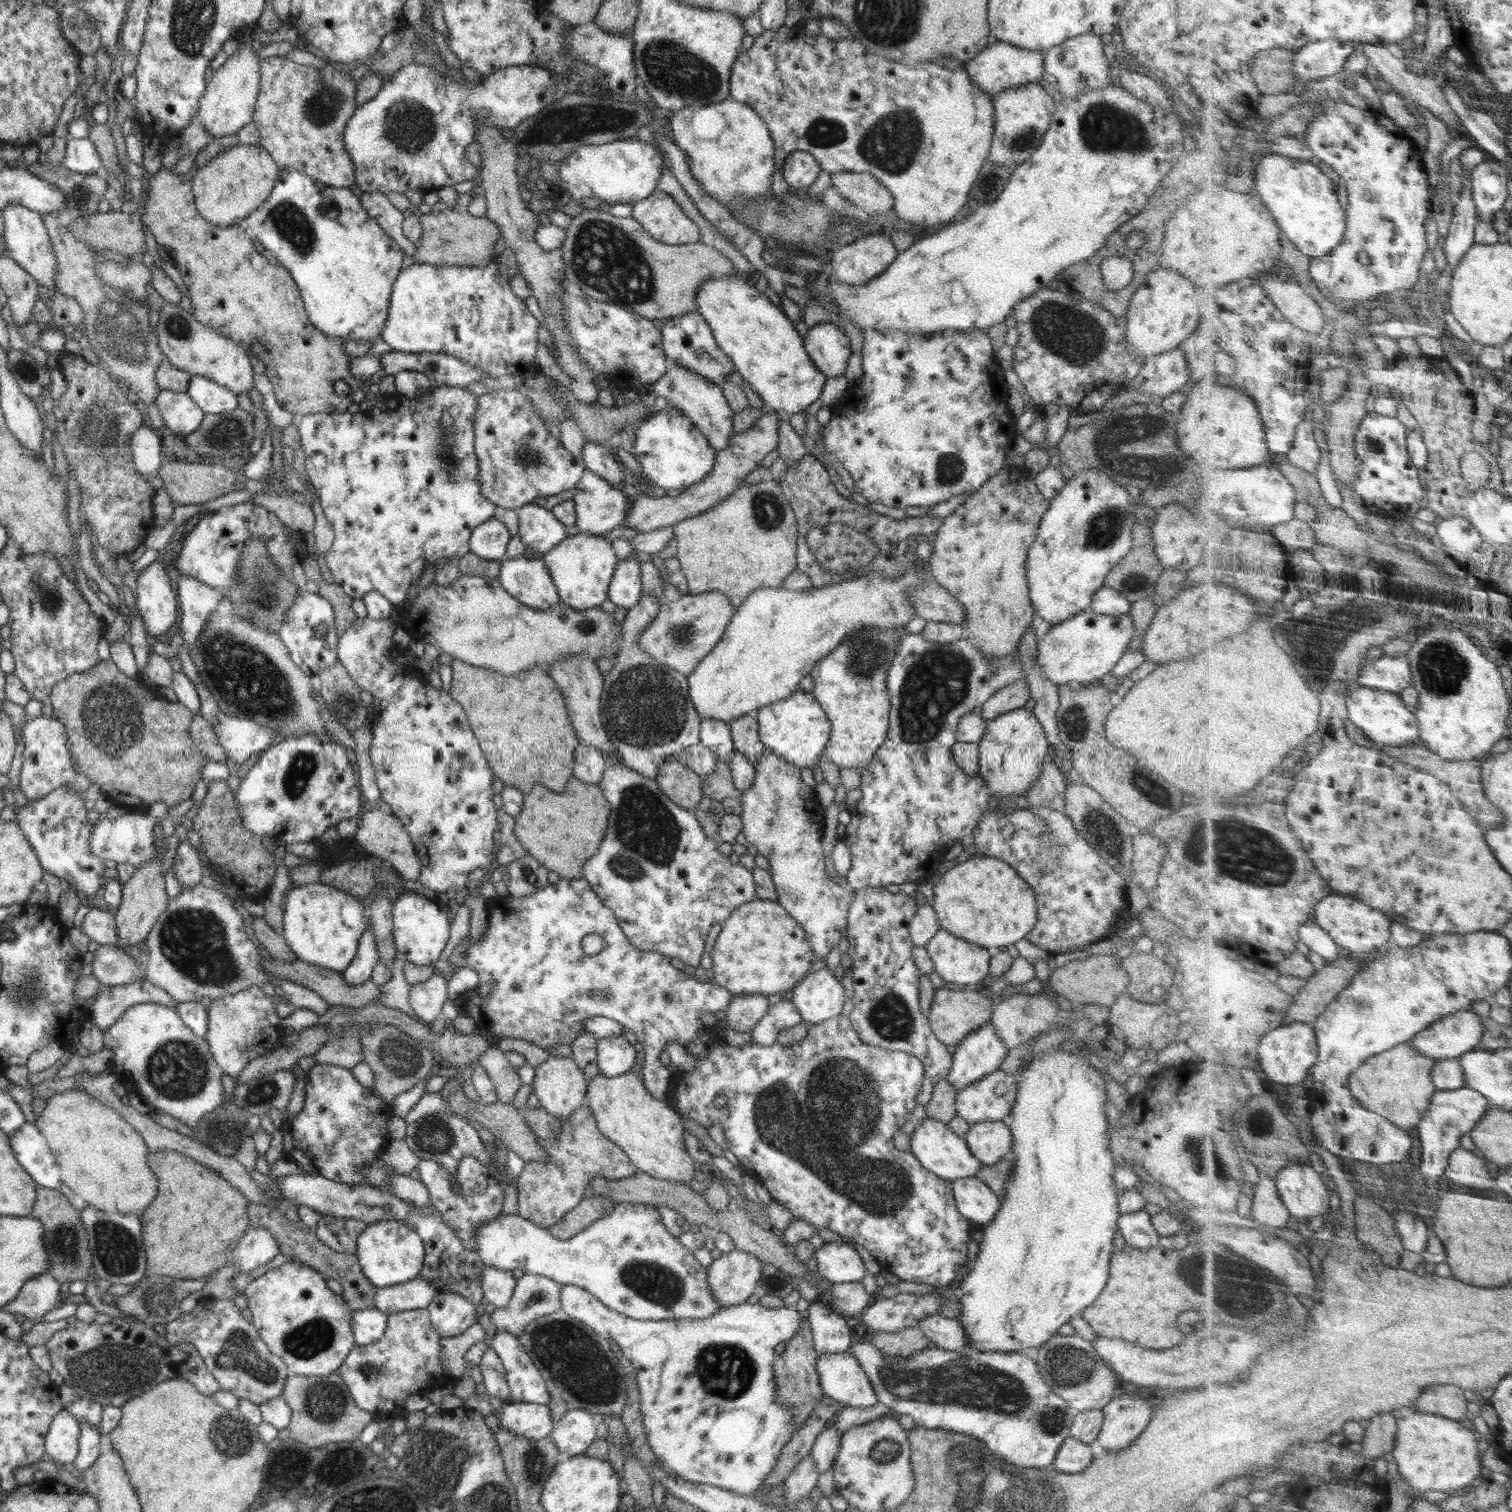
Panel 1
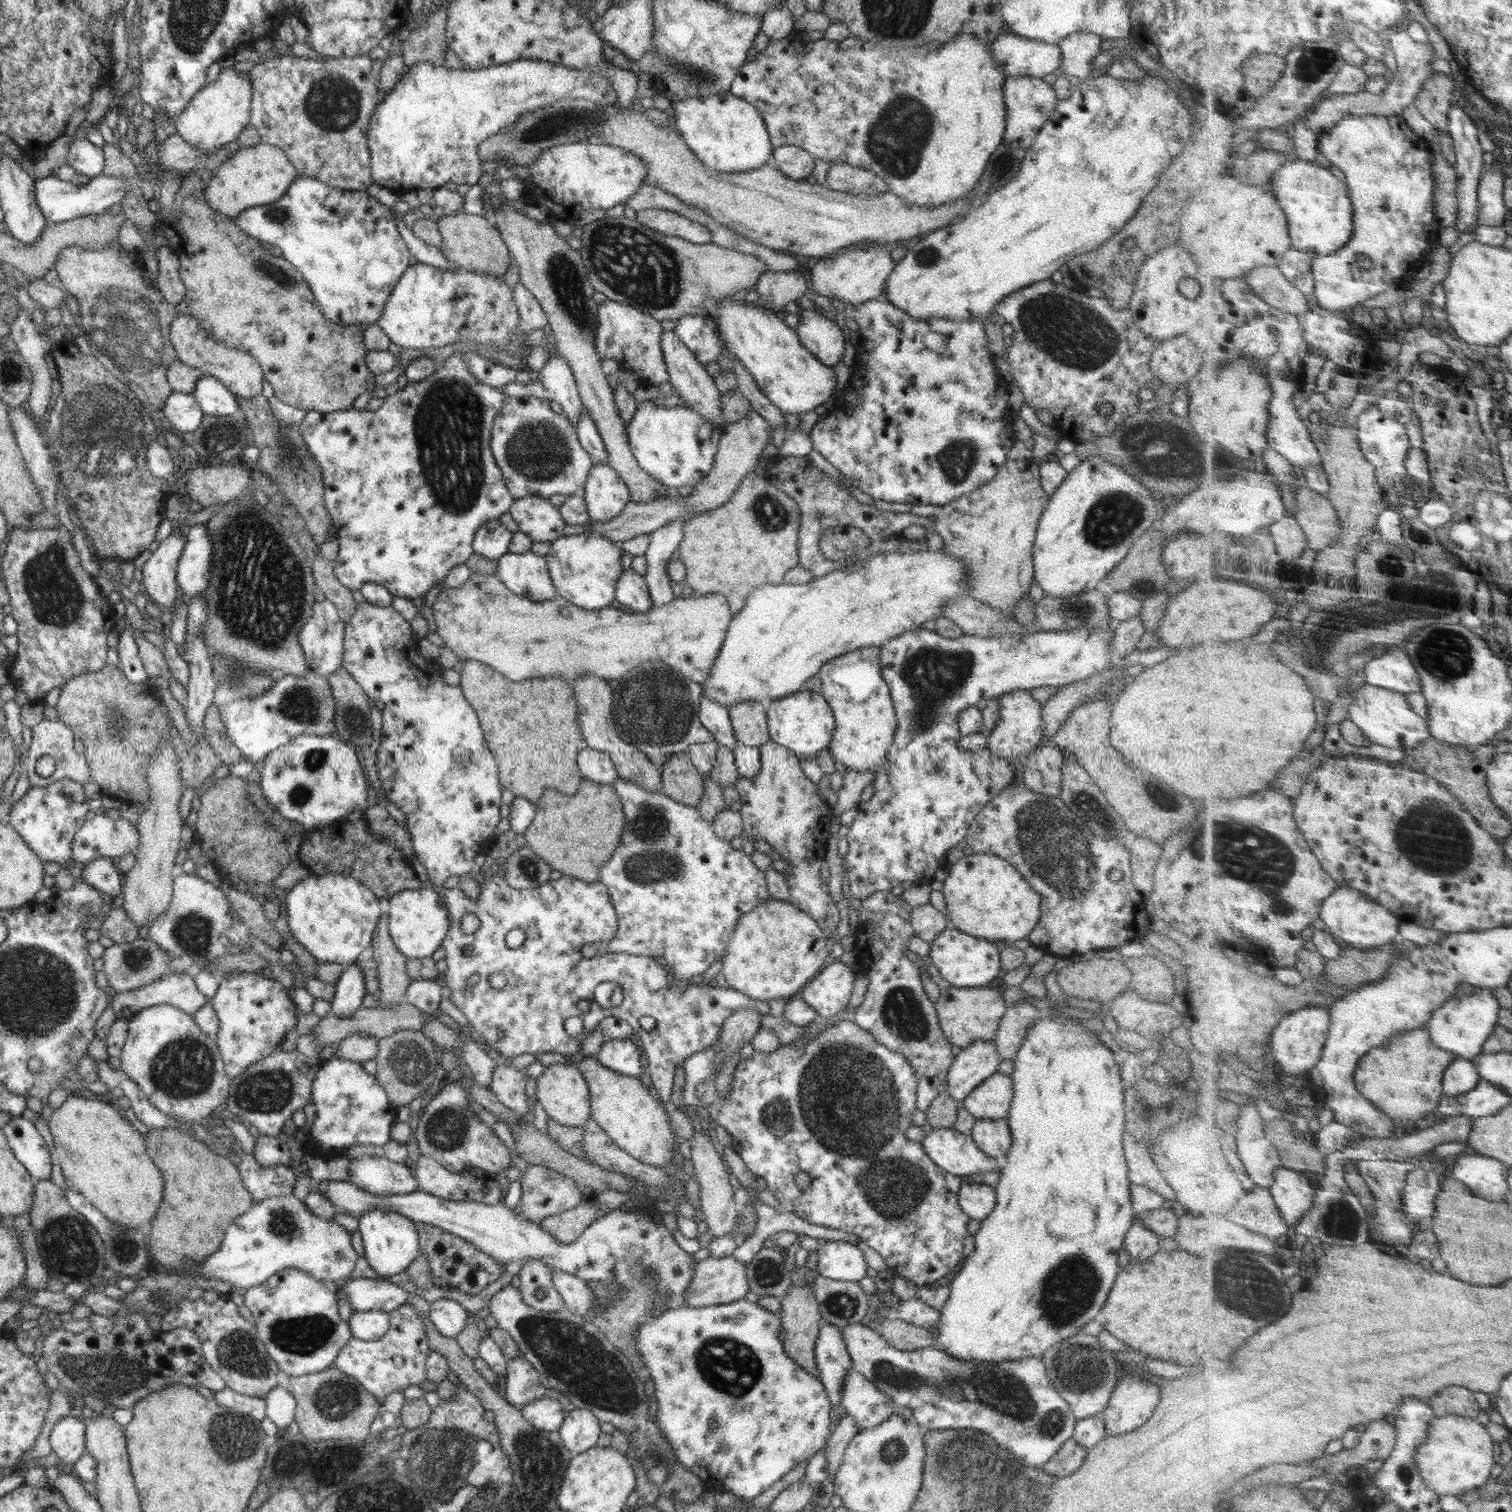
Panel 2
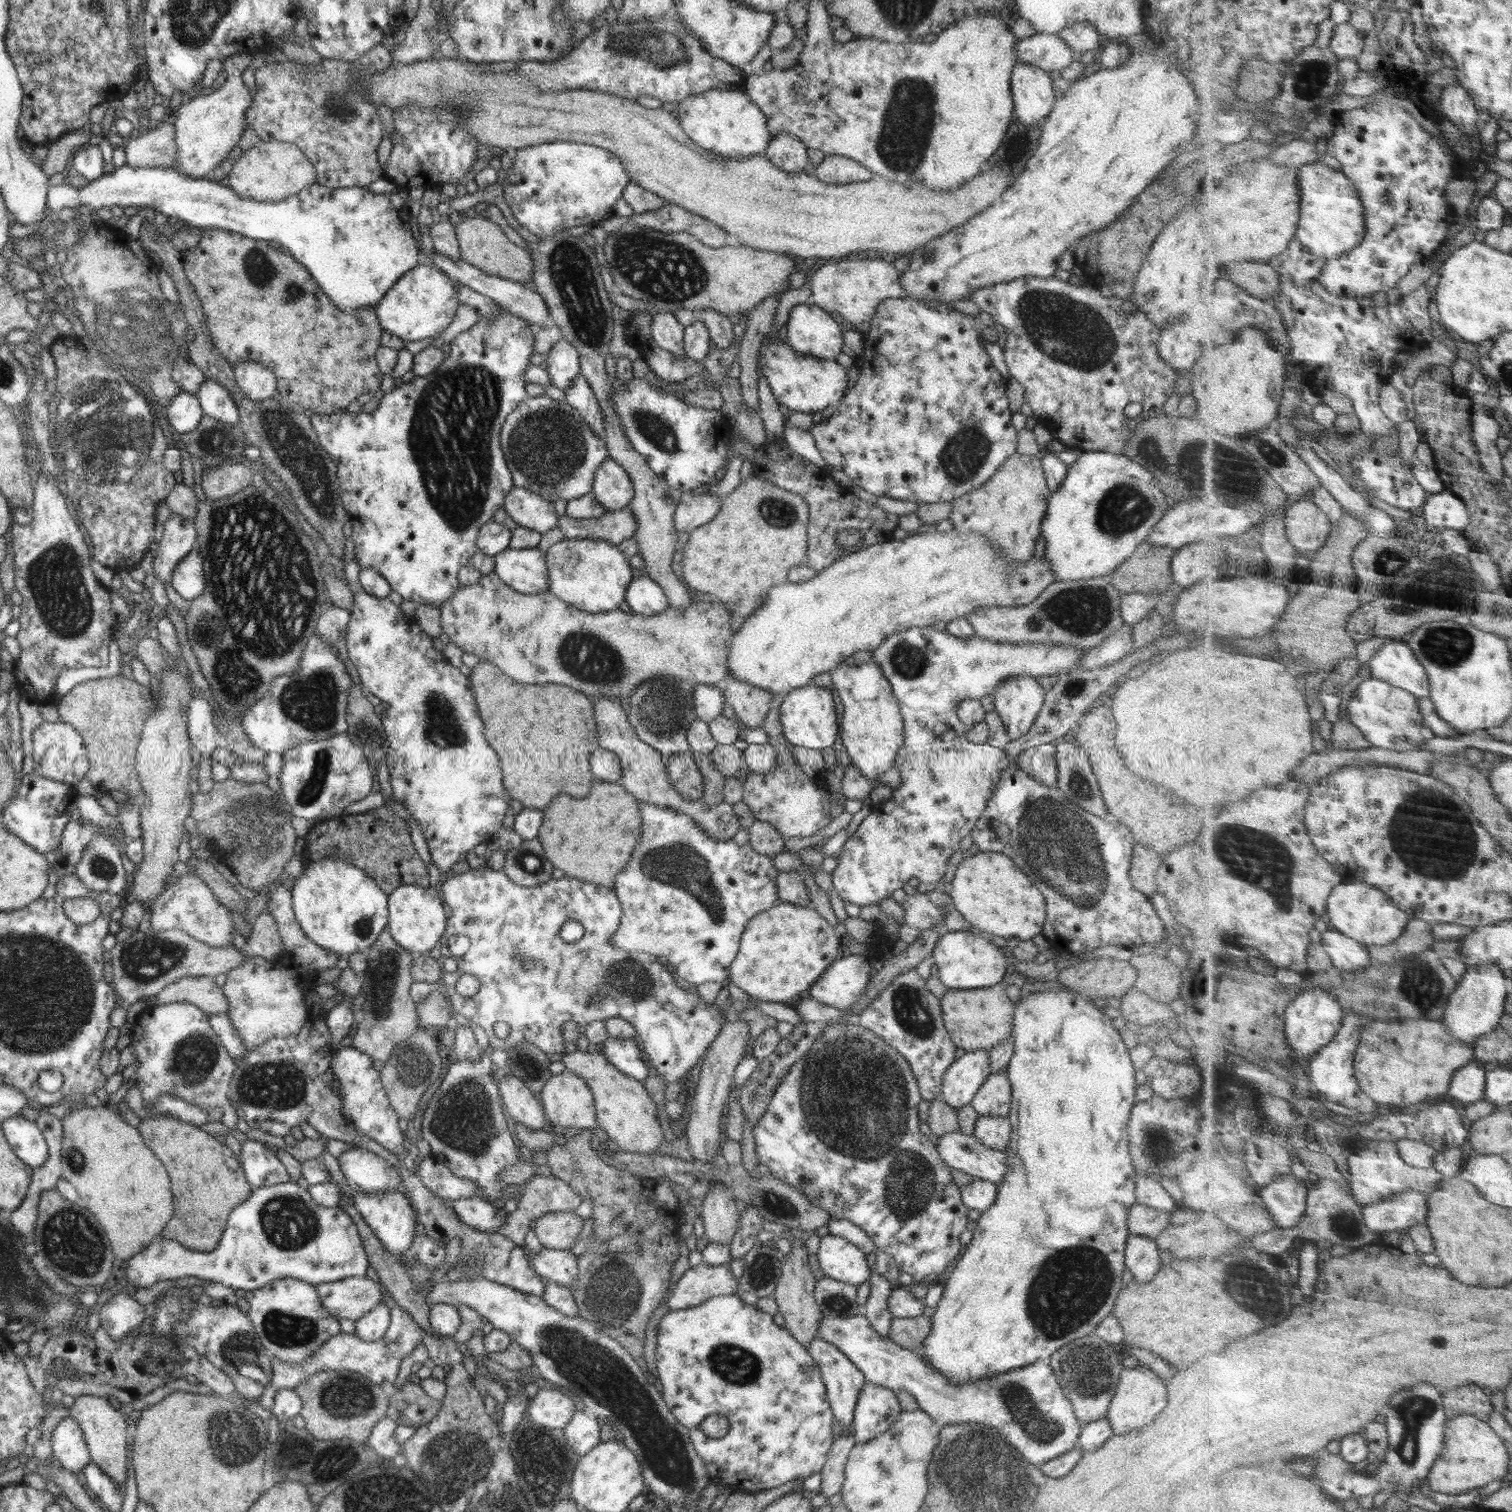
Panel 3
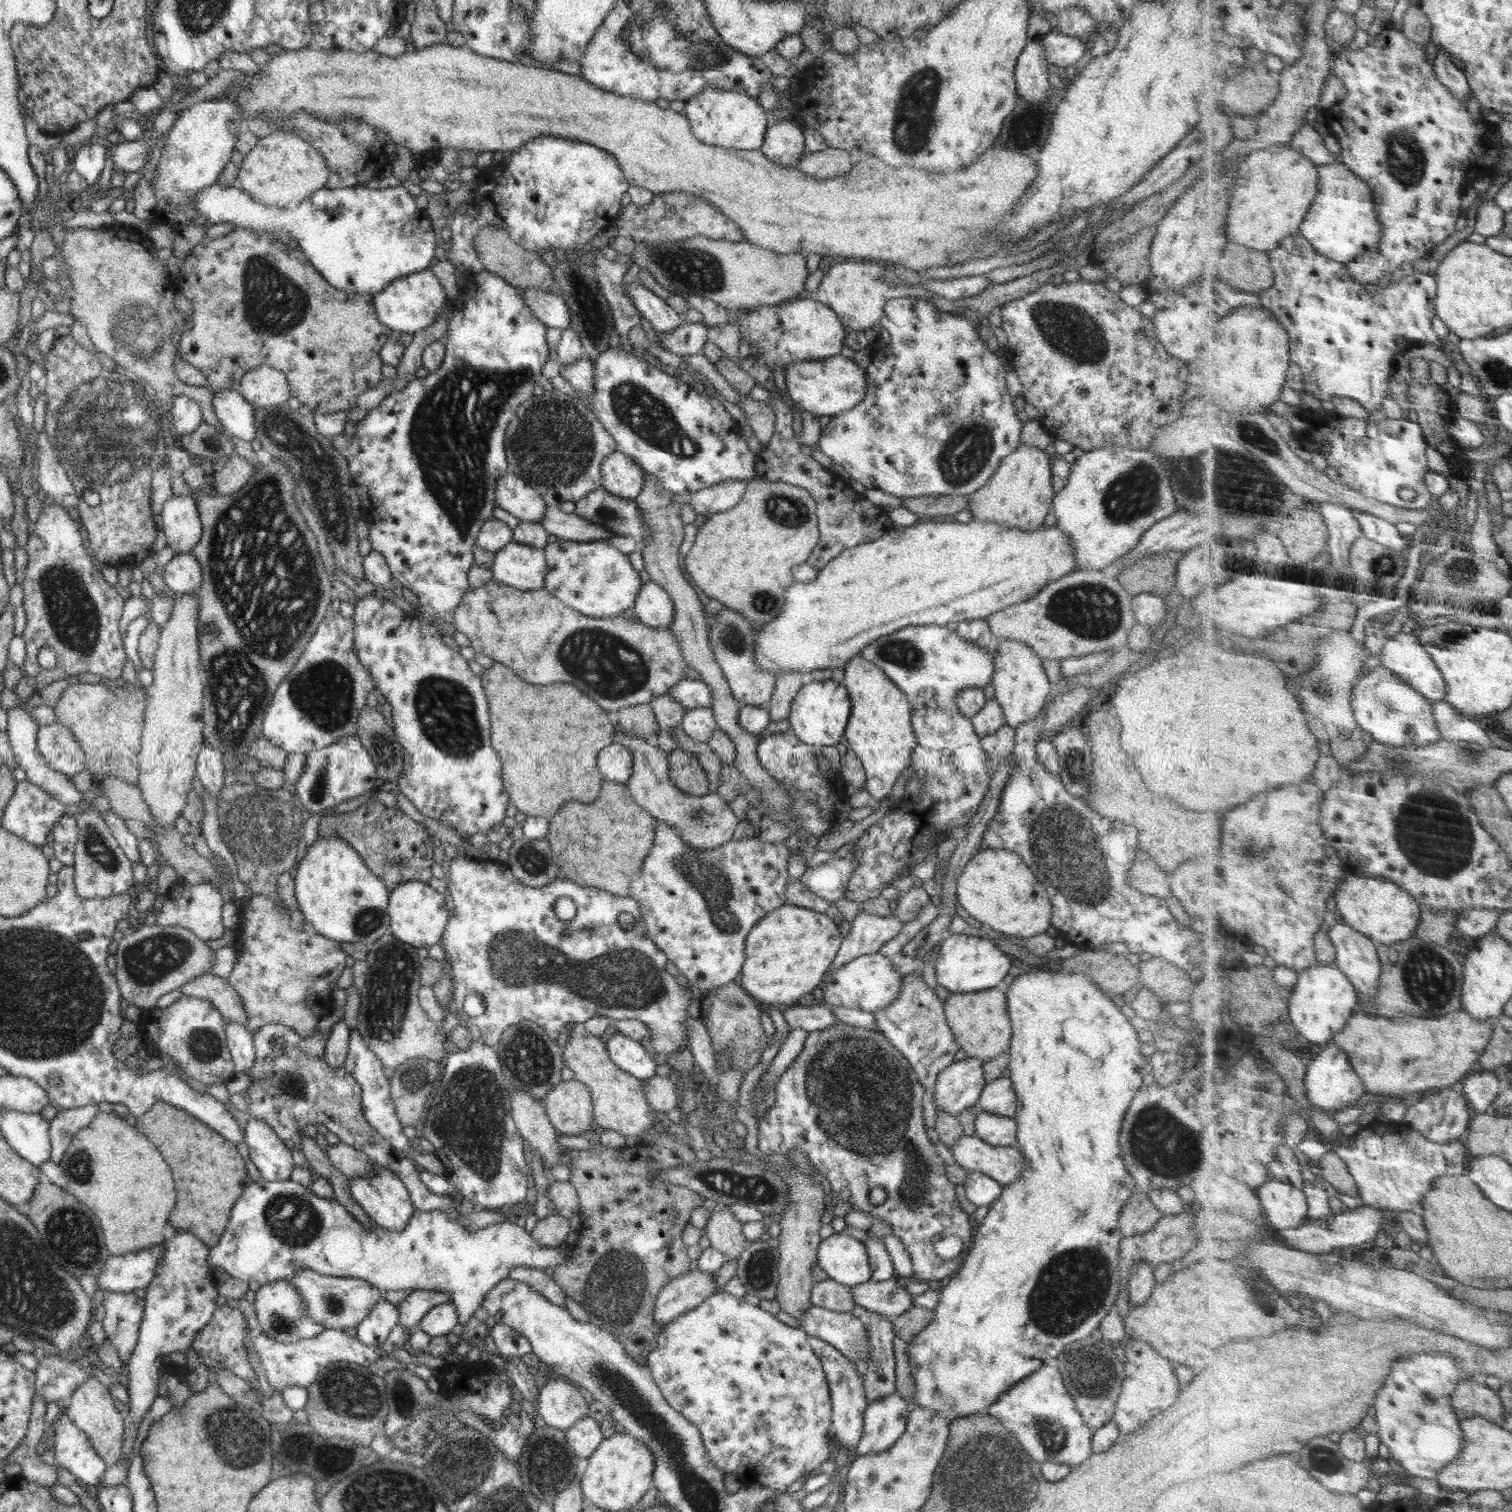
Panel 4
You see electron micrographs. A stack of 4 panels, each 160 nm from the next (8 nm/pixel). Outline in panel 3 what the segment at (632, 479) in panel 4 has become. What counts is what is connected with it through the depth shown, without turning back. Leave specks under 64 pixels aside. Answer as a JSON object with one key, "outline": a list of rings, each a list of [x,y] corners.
{"outline":[[[609,457],[594,473],[592,486],[596,500],[610,511],[628,506],[634,496],[633,482],[628,473]]]}

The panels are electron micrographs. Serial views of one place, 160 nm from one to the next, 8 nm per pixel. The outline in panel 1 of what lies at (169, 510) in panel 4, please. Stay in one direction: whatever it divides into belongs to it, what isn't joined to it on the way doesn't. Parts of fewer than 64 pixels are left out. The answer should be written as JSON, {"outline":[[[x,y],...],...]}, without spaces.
{"outline":[[[154,561],[144,570],[136,582],[135,606],[150,638],[159,640],[174,625],[176,595],[172,591],[166,567]]]}

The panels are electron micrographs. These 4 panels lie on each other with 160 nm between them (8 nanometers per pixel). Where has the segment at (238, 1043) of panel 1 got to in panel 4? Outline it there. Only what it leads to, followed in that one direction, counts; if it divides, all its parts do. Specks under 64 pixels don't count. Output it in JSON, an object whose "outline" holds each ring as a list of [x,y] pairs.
{"outline":[[[282,873],[277,878],[277,888],[280,898],[287,906],[287,916],[282,914],[282,910],[278,910],[278,903],[274,902],[274,898],[264,894],[252,894],[244,907],[240,906],[241,920],[238,924],[241,926],[244,922],[244,931],[240,932],[236,945],[238,958],[226,979],[241,996],[247,1014],[247,1028],[251,1032],[264,1025],[282,1024],[293,1028],[303,1037],[309,1037],[316,1032],[320,1018],[334,1007],[331,994],[336,990],[334,984],[346,967],[348,955],[342,950],[341,943],[318,934],[306,920],[296,899],[295,879],[289,873]]]}

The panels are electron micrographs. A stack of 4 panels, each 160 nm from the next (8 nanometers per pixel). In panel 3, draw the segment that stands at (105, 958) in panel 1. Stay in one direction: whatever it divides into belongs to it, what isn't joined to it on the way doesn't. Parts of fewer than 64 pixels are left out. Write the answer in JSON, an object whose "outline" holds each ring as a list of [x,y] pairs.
{"outline":[[[183,930],[135,931],[131,936],[117,942],[111,949],[110,966],[113,969],[111,984],[121,1004],[132,1005],[158,994],[171,982],[187,976],[218,976],[227,974],[246,961],[238,945],[226,948],[208,946]]]}

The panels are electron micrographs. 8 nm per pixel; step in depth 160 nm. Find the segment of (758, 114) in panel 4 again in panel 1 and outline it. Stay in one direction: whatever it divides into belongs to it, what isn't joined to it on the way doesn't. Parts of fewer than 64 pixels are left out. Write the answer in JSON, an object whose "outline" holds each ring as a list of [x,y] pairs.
{"outline":[[[729,96],[706,106],[686,106],[674,112],[671,128],[692,177],[726,209],[736,197],[762,199],[771,190],[774,142],[767,124],[747,104]]]}

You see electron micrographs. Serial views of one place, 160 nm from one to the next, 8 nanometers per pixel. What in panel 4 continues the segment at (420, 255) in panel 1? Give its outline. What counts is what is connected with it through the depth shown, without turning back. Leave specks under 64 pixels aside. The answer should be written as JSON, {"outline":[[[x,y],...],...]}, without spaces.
{"outline":[[[484,224],[475,236],[475,243],[473,245],[484,270],[504,279],[506,283],[509,283],[514,288],[520,290],[535,288],[550,292],[551,287],[555,284],[552,268],[542,260],[541,255],[523,249],[503,230]]]}

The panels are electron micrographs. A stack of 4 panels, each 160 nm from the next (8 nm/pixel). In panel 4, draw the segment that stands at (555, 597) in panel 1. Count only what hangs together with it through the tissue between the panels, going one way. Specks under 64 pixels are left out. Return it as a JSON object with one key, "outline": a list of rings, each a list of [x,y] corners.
{"outline":[[[509,542],[494,555],[493,578],[520,590],[538,590],[545,586],[547,562],[543,549]]]}

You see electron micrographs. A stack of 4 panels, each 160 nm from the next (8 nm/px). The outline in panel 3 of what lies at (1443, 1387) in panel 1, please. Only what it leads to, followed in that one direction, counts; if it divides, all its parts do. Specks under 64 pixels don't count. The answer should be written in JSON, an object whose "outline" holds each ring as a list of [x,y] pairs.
{"outline":[[[1473,1383],[1444,1394],[1446,1412],[1450,1419],[1460,1415],[1474,1415],[1484,1421],[1494,1414],[1494,1404],[1484,1389]]]}

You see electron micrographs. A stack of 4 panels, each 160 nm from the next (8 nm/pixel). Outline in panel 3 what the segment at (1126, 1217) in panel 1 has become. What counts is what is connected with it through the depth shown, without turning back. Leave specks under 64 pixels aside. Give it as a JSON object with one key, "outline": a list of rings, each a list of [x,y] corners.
{"outline":[[[1129,1236],[1125,1247],[1125,1265],[1138,1282],[1150,1282],[1161,1264],[1158,1248],[1152,1239]]]}

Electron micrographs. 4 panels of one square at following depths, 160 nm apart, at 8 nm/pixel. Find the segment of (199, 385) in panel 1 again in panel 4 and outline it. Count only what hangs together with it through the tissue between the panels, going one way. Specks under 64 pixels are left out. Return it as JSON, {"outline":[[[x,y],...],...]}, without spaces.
{"outline":[[[239,389],[214,394],[213,405],[218,421],[230,437],[255,440],[256,407],[241,395]]]}

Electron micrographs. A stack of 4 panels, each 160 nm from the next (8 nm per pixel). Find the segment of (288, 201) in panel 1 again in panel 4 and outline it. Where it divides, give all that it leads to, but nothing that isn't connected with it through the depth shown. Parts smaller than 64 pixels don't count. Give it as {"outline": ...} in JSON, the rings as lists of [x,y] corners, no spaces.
{"outline":[[[217,183],[202,189],[197,196],[194,209],[200,217],[207,218],[210,224],[226,222],[234,228],[245,228],[252,232],[288,232],[288,236],[298,242],[298,247],[324,280],[346,294],[374,295],[395,279],[431,269],[434,264],[436,242],[433,223],[426,211],[418,210],[415,198],[402,186],[383,189],[364,188],[361,185],[337,189],[322,187],[304,202],[286,208],[264,206],[250,198],[242,189],[219,186]]]}

